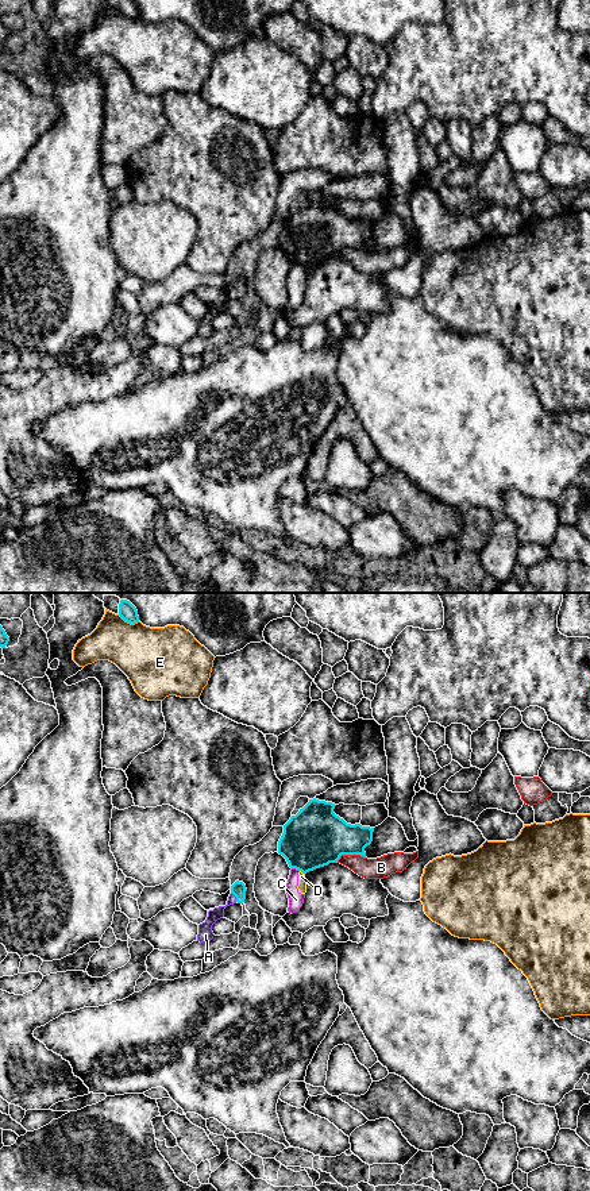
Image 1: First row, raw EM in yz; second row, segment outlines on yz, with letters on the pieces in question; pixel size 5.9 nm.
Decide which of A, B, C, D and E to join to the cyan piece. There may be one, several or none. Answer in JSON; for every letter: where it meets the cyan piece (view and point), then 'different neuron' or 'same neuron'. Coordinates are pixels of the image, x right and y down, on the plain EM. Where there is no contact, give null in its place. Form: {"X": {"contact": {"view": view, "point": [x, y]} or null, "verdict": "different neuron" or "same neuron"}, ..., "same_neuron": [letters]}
{"A": {"contact": {"view": "yz", "point": [235, 290]}, "verdict": "same neuron"}, "B": {"contact": {"view": "yz", "point": [350, 249]}, "verdict": "different neuron"}, "C": {"contact": {"view": "yz", "point": [296, 263]}, "verdict": "different neuron"}, "D": {"contact": {"view": "yz", "point": [303, 268]}, "verdict": "different neuron"}, "E": {"contact": {"view": "yz", "point": [128, 16]}, "verdict": "different neuron"}, "same_neuron": ["A"]}

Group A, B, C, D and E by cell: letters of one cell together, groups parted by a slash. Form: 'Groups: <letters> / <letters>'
Groups: A / B / C D / E

